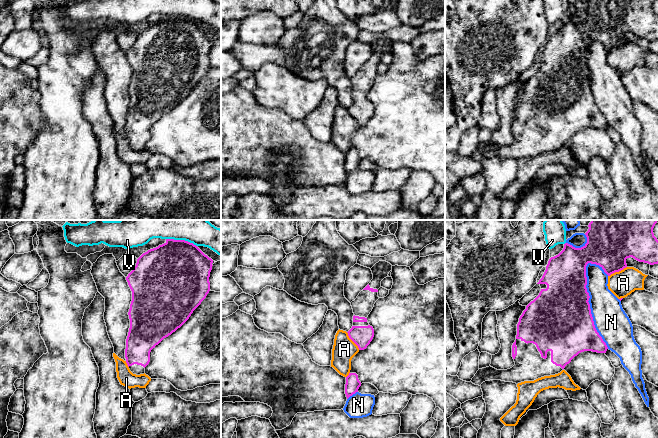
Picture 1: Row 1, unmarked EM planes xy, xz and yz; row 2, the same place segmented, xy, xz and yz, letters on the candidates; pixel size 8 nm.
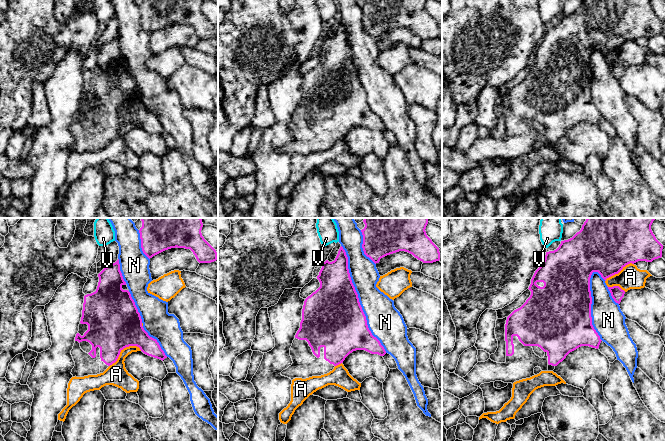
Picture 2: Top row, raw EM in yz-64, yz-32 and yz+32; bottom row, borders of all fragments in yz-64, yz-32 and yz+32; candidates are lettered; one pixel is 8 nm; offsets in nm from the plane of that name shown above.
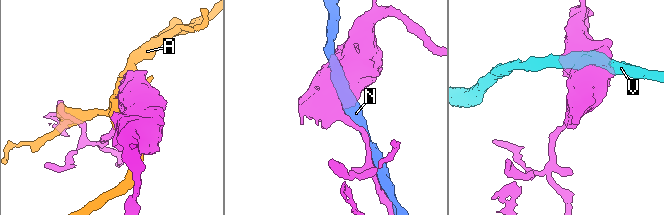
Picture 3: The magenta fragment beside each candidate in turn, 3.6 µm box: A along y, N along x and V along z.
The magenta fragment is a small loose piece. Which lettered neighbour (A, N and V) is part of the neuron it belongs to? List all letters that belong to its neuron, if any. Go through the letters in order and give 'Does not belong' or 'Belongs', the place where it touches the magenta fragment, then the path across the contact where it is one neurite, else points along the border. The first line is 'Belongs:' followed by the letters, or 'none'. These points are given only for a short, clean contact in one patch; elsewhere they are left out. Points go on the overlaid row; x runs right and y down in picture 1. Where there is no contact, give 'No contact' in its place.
Belongs: none
A: Does not belong. Touches magenta at yz (617, 271)
N: Does not belong. Touches magenta at yz (589, 305)
V: Does not belong. Touches magenta at xy (181, 240)

